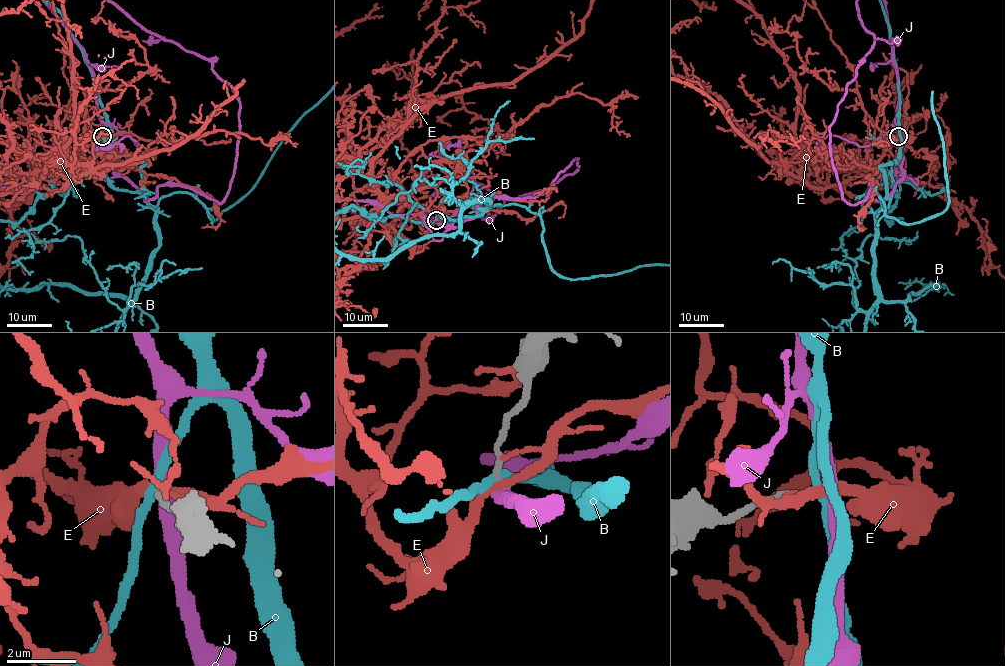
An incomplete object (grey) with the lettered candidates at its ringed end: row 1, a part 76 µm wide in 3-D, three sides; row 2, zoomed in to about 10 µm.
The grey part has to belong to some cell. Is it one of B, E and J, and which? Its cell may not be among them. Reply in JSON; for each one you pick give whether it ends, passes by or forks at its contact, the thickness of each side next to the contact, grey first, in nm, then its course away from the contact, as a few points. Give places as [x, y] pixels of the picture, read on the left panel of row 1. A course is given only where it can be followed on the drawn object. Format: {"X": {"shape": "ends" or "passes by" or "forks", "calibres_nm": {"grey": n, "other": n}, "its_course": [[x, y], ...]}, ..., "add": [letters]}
{"J": {"shape": "passes by", "calibres_nm": {"grey": 150, "other": 340}}, "add": ["J"]}

